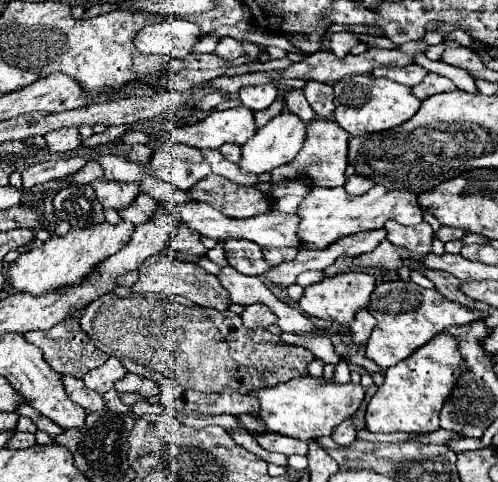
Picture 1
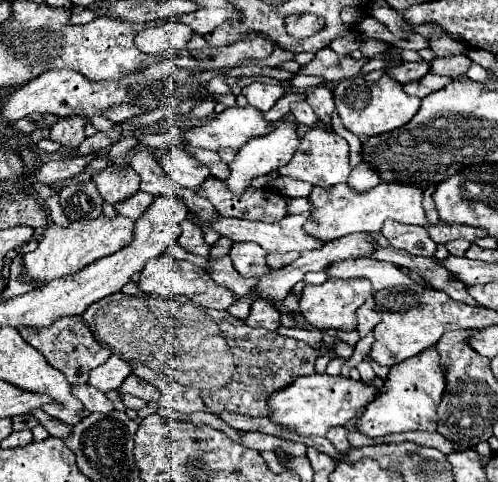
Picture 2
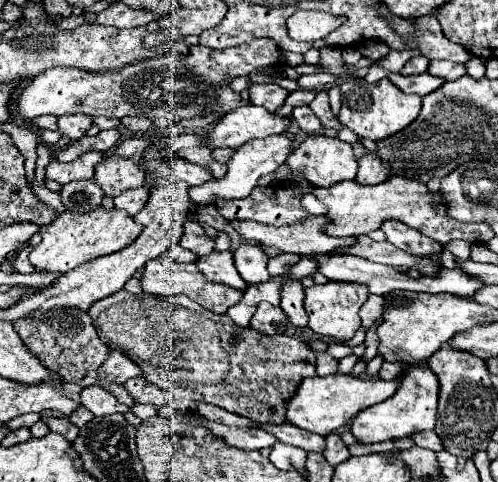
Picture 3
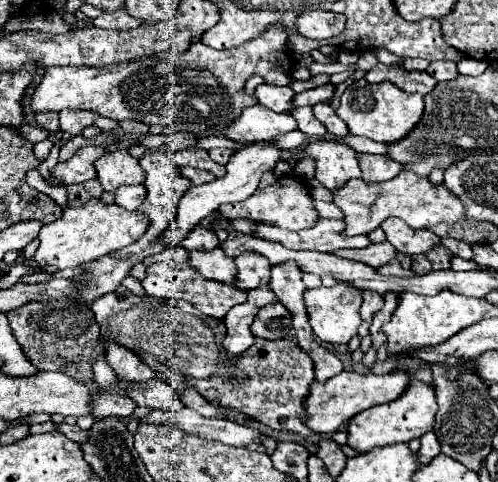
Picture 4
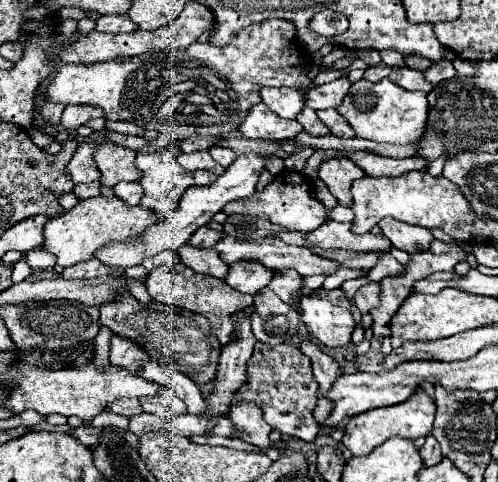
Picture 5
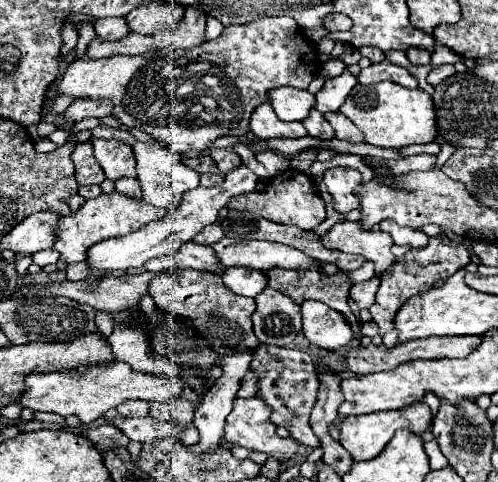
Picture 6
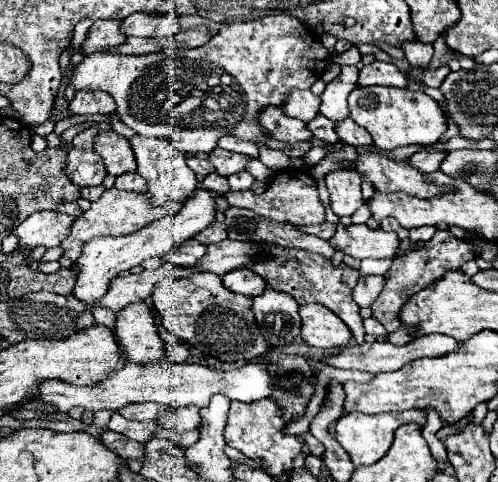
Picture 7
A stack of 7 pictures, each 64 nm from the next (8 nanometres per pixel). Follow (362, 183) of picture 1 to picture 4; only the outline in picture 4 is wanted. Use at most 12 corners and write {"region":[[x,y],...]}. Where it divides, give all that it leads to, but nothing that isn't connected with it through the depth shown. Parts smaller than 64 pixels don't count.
{"region":[[358,154],[362,178],[382,182],[400,164],[378,154]]}

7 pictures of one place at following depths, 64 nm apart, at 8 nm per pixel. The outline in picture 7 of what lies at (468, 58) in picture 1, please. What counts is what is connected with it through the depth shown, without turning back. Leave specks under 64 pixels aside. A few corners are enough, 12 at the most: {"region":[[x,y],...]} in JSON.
{"region":[[450,66],[428,70],[422,76],[426,86],[438,88],[450,72]]}

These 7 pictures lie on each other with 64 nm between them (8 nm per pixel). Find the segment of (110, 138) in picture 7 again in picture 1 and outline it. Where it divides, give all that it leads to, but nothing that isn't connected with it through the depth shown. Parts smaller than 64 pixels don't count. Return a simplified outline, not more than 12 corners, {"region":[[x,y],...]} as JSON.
{"region":[[94,180],[104,210],[124,210],[140,192],[136,184]]}

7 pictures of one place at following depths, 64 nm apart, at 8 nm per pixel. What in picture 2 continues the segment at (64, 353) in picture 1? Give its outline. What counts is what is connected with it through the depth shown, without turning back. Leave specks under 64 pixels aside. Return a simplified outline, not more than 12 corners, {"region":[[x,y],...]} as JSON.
{"region":[[82,316],[20,334],[70,384],[110,358]]}

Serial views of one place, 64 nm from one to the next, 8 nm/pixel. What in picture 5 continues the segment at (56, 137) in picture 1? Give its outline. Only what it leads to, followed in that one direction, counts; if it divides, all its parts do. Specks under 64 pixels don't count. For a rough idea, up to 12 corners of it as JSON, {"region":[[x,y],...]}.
{"region":[[66,106],[62,126],[74,132],[88,120],[102,118],[96,106]]}

